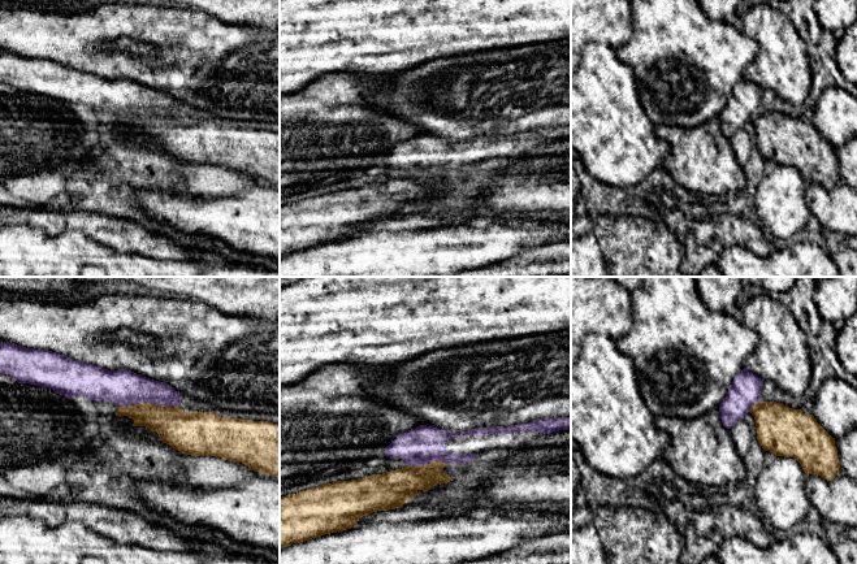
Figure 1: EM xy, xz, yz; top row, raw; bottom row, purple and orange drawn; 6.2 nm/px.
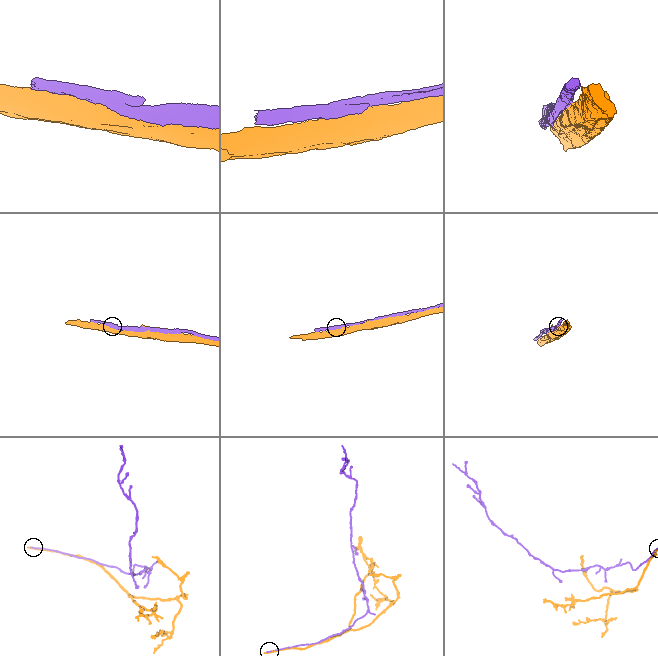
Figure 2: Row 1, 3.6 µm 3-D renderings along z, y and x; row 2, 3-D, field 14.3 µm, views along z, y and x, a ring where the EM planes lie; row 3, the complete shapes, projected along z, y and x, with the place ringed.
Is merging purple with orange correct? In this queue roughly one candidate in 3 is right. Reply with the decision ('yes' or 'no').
no

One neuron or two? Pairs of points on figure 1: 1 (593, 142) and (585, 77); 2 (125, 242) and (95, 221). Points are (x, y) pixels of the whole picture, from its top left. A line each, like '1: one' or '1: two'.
1: one
2: one

